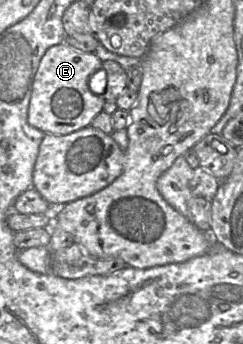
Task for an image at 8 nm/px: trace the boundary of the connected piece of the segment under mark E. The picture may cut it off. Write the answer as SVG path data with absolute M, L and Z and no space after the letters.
M62 42L49 47L40 59L35 73L31 98L28 106L28 123L45 134L67 135L91 125L93 119L103 110L105 100L91 92L88 81L93 73L103 67L95 52L85 52Z

